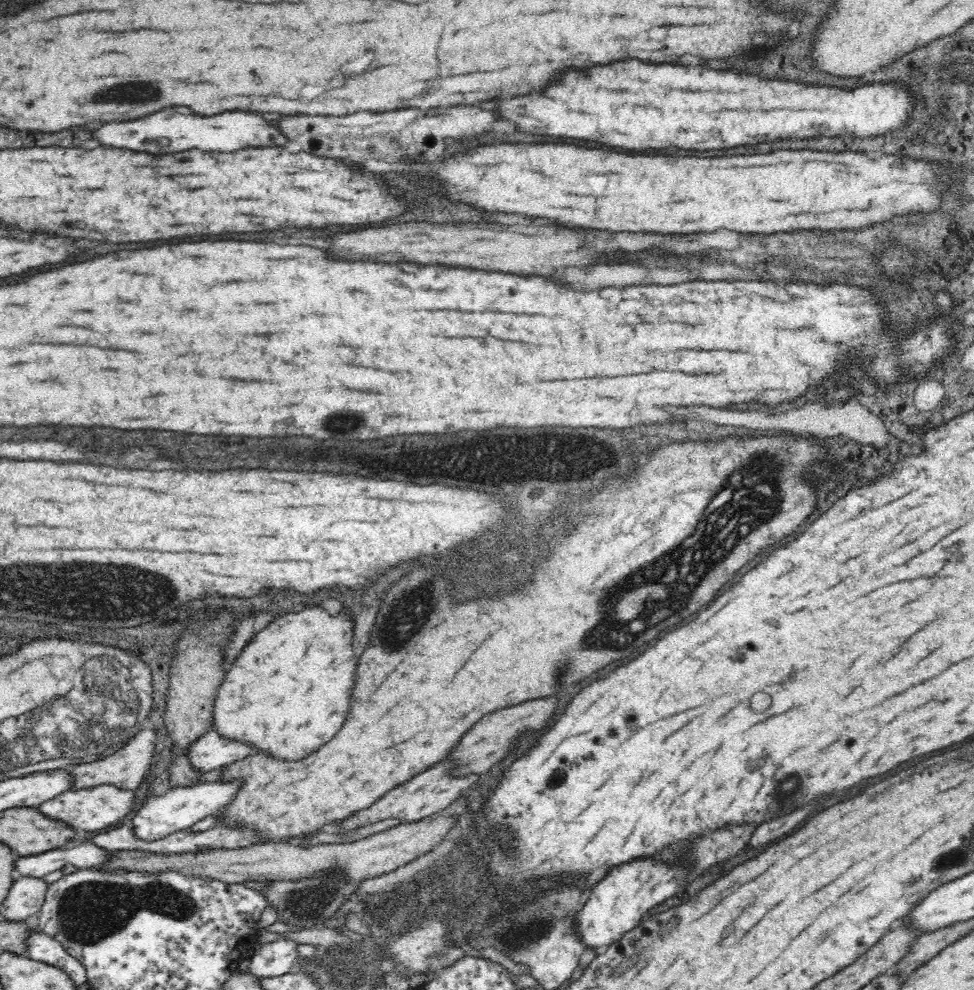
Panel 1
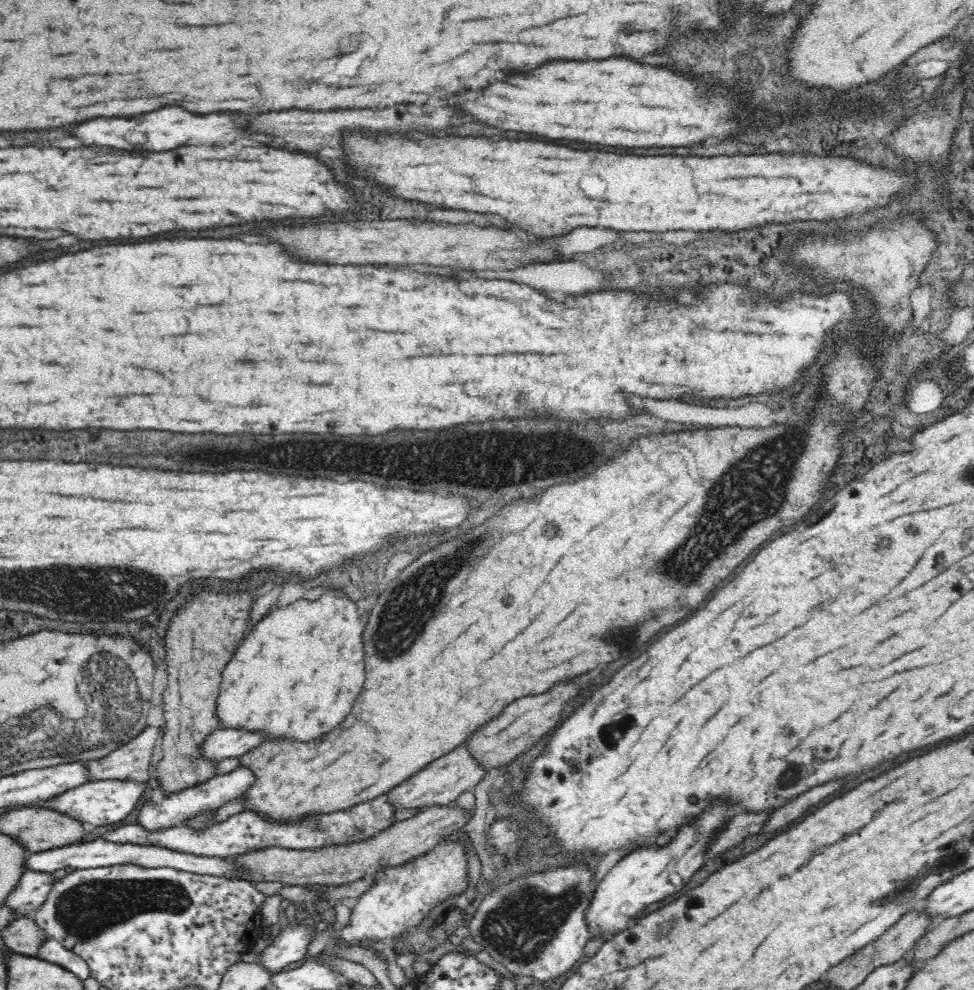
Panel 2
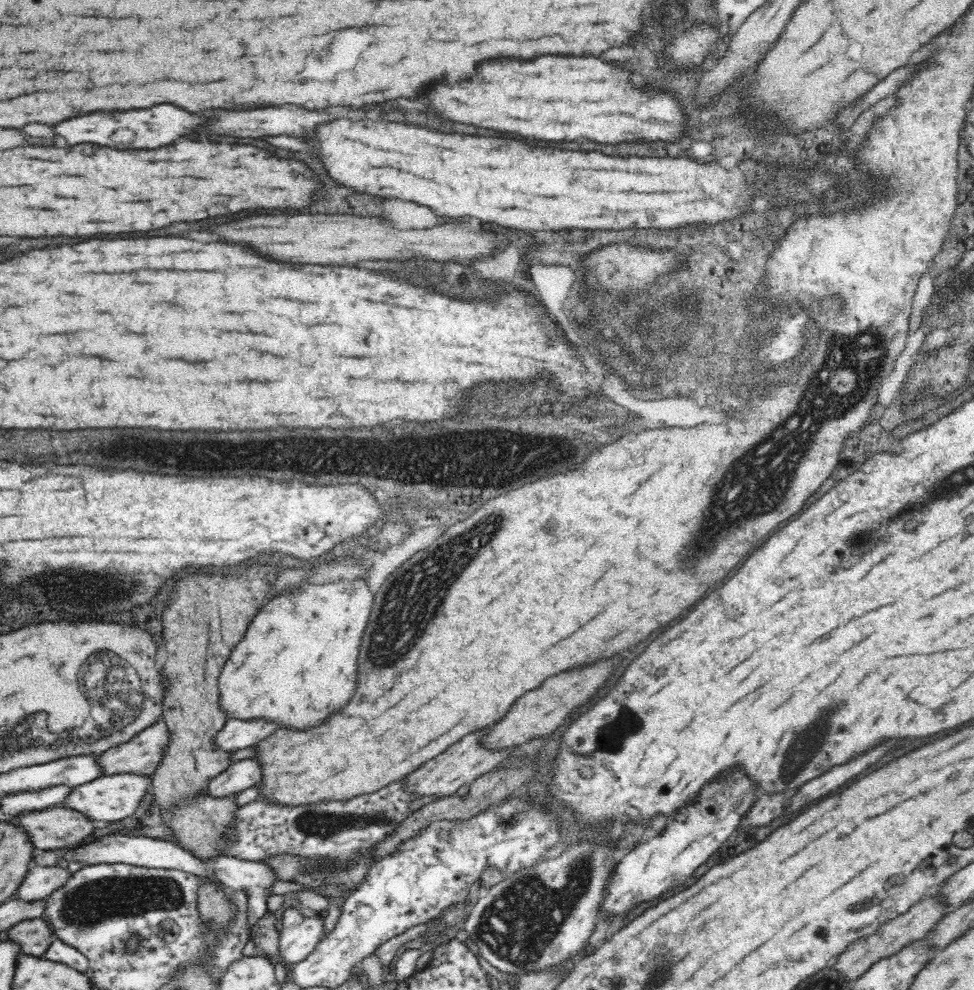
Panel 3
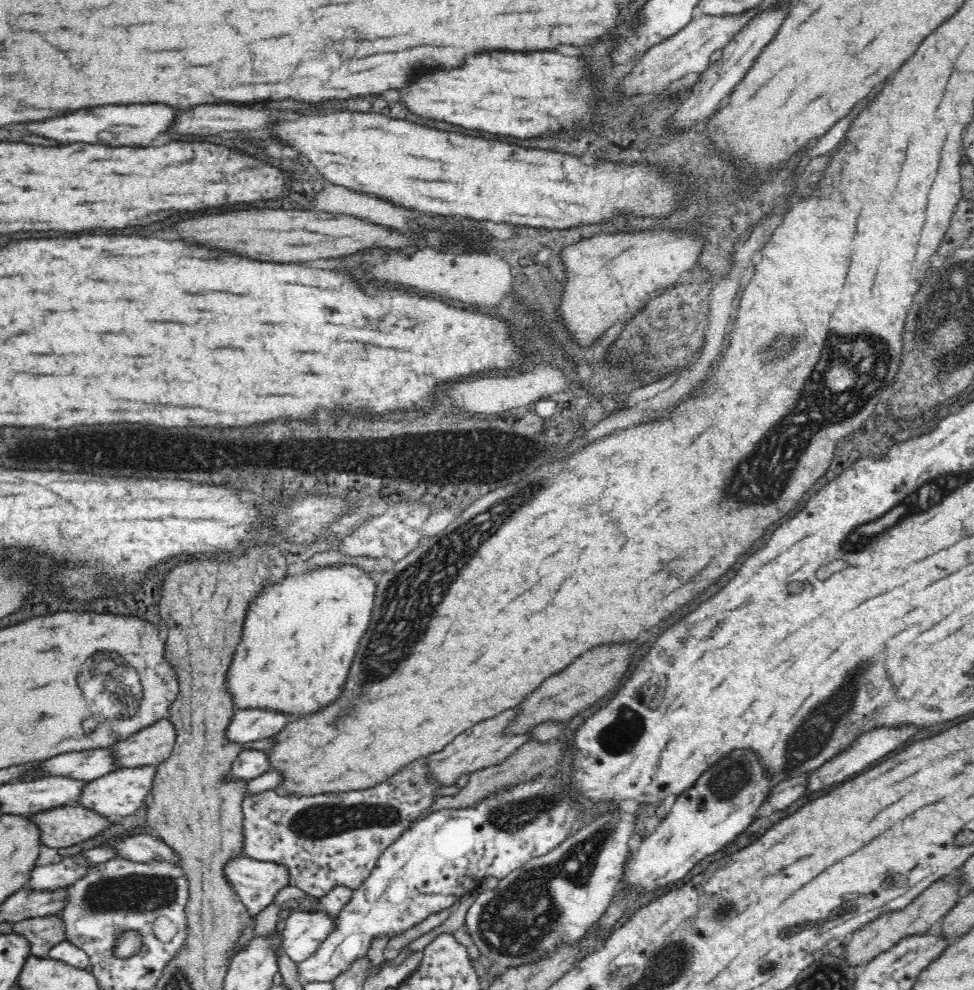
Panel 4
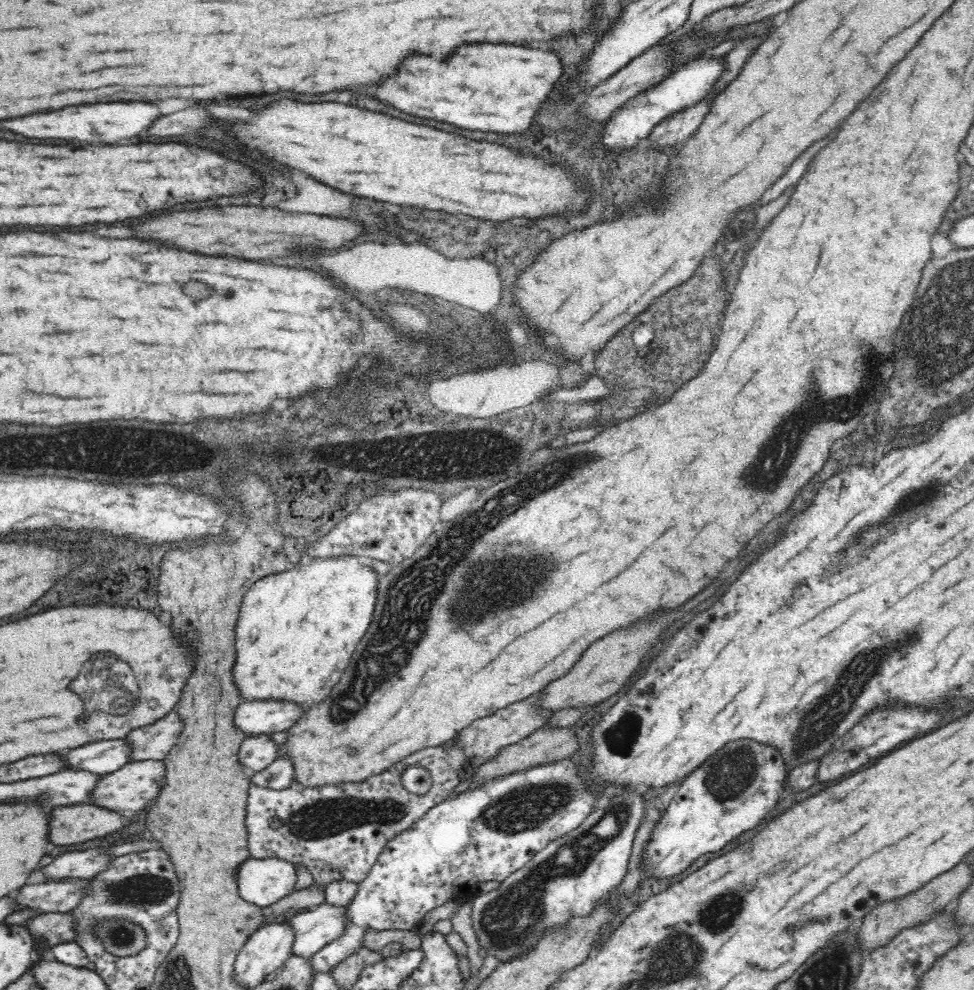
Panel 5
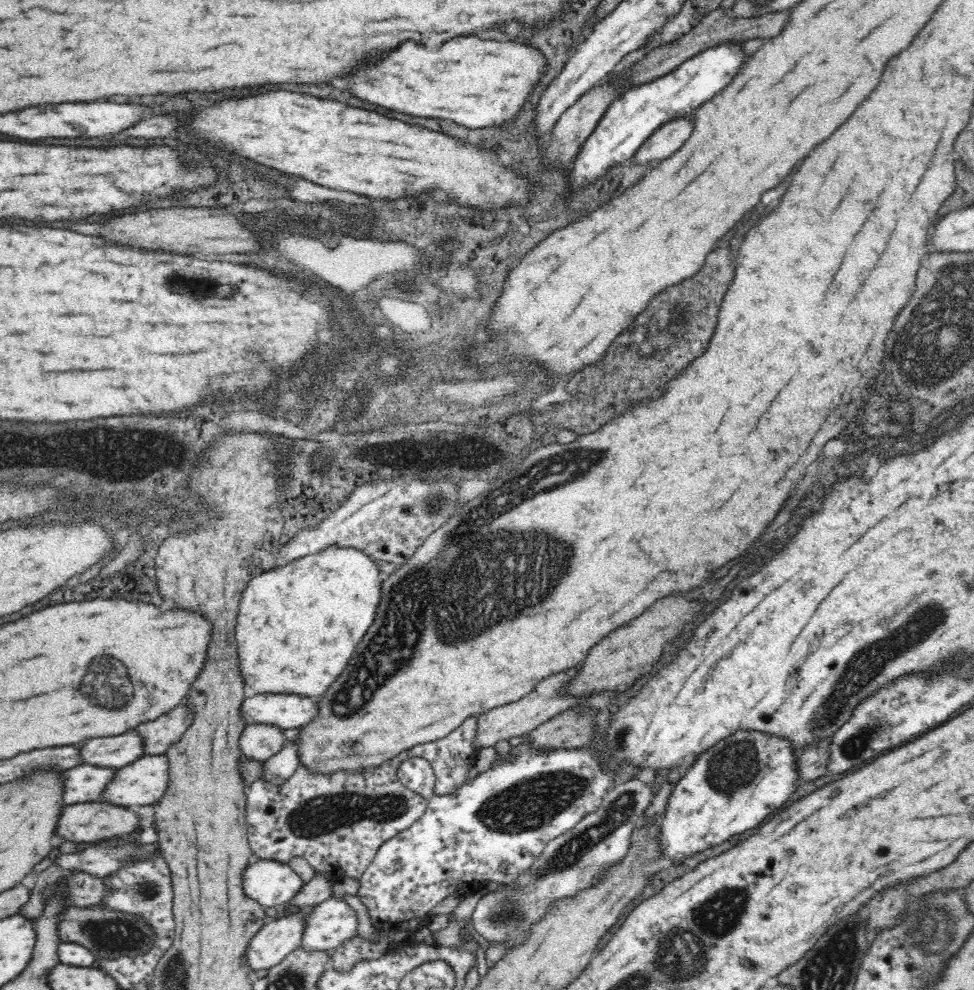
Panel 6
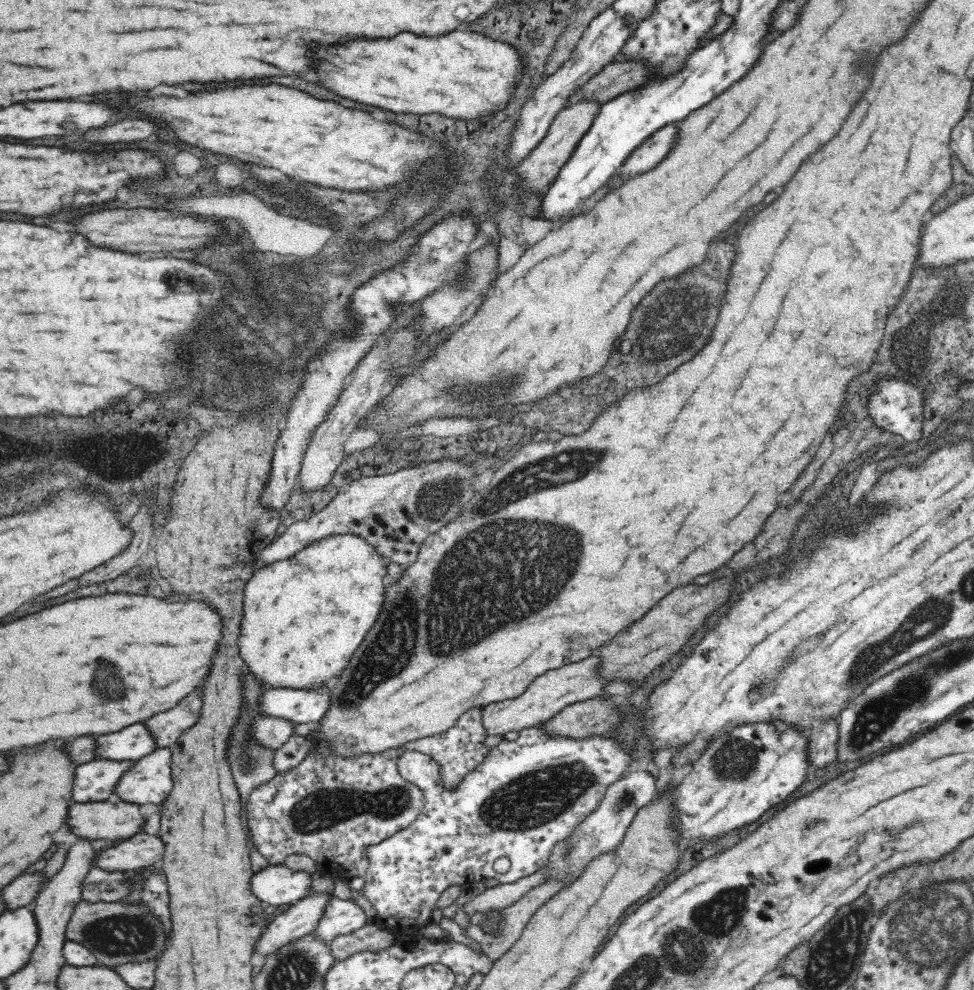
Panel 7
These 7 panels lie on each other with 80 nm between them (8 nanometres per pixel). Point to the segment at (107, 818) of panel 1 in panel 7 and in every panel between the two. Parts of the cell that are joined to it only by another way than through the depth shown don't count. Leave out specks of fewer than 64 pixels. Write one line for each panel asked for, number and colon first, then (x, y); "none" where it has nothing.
2: (98, 803)
3: (110, 798)
4: (119, 793)
5: (133, 787)
6: (144, 781)
7: (148, 781)

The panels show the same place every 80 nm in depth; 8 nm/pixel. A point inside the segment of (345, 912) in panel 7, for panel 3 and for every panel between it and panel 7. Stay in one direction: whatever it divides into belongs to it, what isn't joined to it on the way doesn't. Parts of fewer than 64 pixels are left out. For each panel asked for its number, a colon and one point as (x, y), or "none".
3: (299, 932)
4: (301, 932)
5: (311, 929)
6: (330, 923)

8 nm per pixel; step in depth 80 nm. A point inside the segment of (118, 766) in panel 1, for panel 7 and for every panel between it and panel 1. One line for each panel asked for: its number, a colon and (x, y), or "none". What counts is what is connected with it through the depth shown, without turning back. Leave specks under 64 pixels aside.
2: (131, 762)
3: (141, 755)
4: (152, 745)
5: (153, 742)
6: (158, 736)
7: (166, 728)

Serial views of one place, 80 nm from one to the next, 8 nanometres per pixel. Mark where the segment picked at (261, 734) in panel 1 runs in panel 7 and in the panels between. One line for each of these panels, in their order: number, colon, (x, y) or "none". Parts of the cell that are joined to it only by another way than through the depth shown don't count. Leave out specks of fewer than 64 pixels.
2: (296, 676)
3: (298, 663)
4: (300, 636)
5: (297, 631)
6: (297, 626)
7: (304, 617)

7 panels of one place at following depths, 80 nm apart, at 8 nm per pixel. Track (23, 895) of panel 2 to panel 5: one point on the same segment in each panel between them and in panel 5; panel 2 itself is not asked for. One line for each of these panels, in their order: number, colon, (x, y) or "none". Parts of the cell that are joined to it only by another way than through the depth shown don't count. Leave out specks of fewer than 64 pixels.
3: (40, 882)
4: (51, 877)
5: (84, 864)

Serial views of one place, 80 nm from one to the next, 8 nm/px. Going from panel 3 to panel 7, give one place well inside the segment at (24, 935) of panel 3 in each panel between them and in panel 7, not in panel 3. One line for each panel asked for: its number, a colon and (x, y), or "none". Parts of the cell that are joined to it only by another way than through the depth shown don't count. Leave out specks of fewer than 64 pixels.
4: (42, 933)
5: (50, 929)
6: (113, 934)
7: (116, 933)

